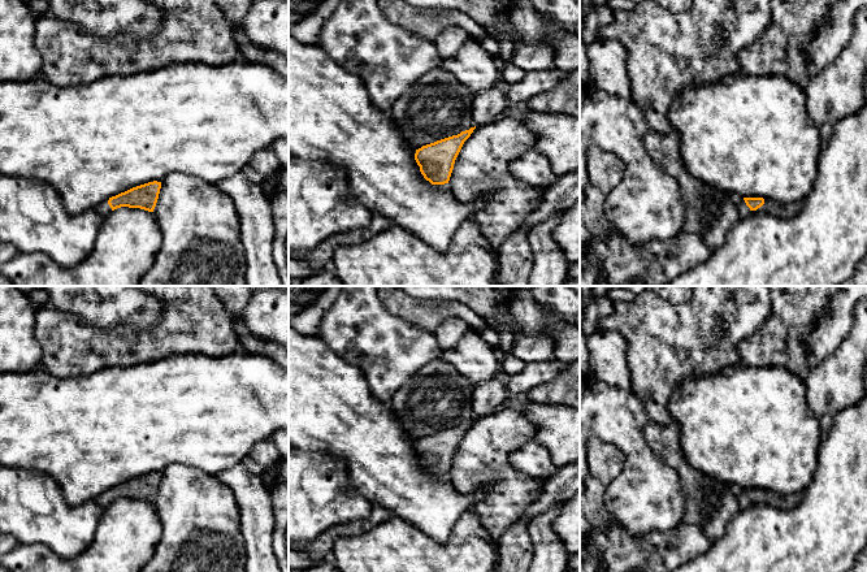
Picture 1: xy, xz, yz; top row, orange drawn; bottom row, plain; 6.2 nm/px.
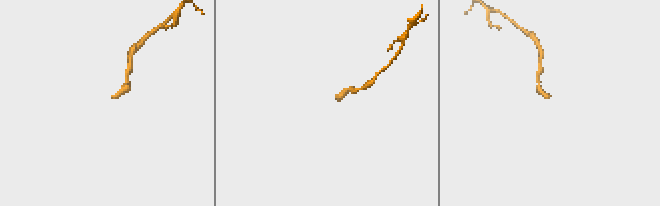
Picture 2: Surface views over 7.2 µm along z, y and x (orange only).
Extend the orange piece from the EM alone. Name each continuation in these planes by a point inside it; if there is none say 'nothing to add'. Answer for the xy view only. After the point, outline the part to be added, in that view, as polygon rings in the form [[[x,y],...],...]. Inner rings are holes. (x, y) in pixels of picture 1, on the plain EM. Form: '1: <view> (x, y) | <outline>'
1: xy (103, 499) | [[[109,490],[101,493],[101,494],[95,499],[95,502],[96,502],[99,506],[101,506],[104,510],[112,503],[112,499],[110,499],[109,495],[108,495],[108,491],[109,491]]]

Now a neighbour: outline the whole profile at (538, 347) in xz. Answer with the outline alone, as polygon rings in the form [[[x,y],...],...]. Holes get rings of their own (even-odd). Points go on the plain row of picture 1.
[[[545,334],[520,335],[513,339],[511,355],[530,361],[554,361],[556,359],[556,342]]]

